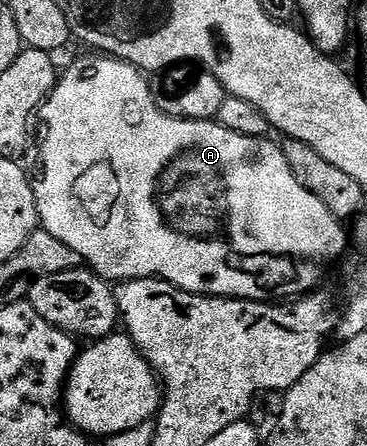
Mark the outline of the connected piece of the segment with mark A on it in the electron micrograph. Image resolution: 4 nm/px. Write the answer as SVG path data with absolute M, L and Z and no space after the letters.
M87 52L84 58L77 59L67 71L65 69L62 71L59 81L51 89L51 94L48 96L47 101L39 107L37 115L38 121L40 123L43 121L43 139L39 142L39 175L34 175L33 185L35 187L35 203L37 203L37 212L39 213L42 229L48 230L53 236L57 236L57 240L61 240L61 244L69 244L69 248L73 248L73 252L77 252L77 256L81 256L84 263L93 268L100 278L110 280L115 284L127 282L130 278L154 278L158 276L164 282L173 284L182 290L188 290L191 294L209 294L212 298L250 298L252 300L271 300L276 296L283 300L291 300L296 296L302 296L314 291L324 281L324 279L322 280L323 269L334 258L340 257L339 259L342 259L344 257L344 255L342 256L343 249L347 246L347 234L343 231L344 223L335 218L333 212L329 212L329 208L325 208L325 204L321 204L321 200L317 200L317 196L313 196L313 192L309 192L305 188L301 188L301 184L297 184L297 176L293 176L289 164L285 164L285 156L278 145L274 146L271 140L267 138L241 136L237 132L225 128L218 120L189 120L188 118L169 116L165 112L161 112L161 108L155 103L153 90L147 87L147 82L143 78L146 78L144 71L138 70L135 66L130 66L122 58L113 58L102 52Z

